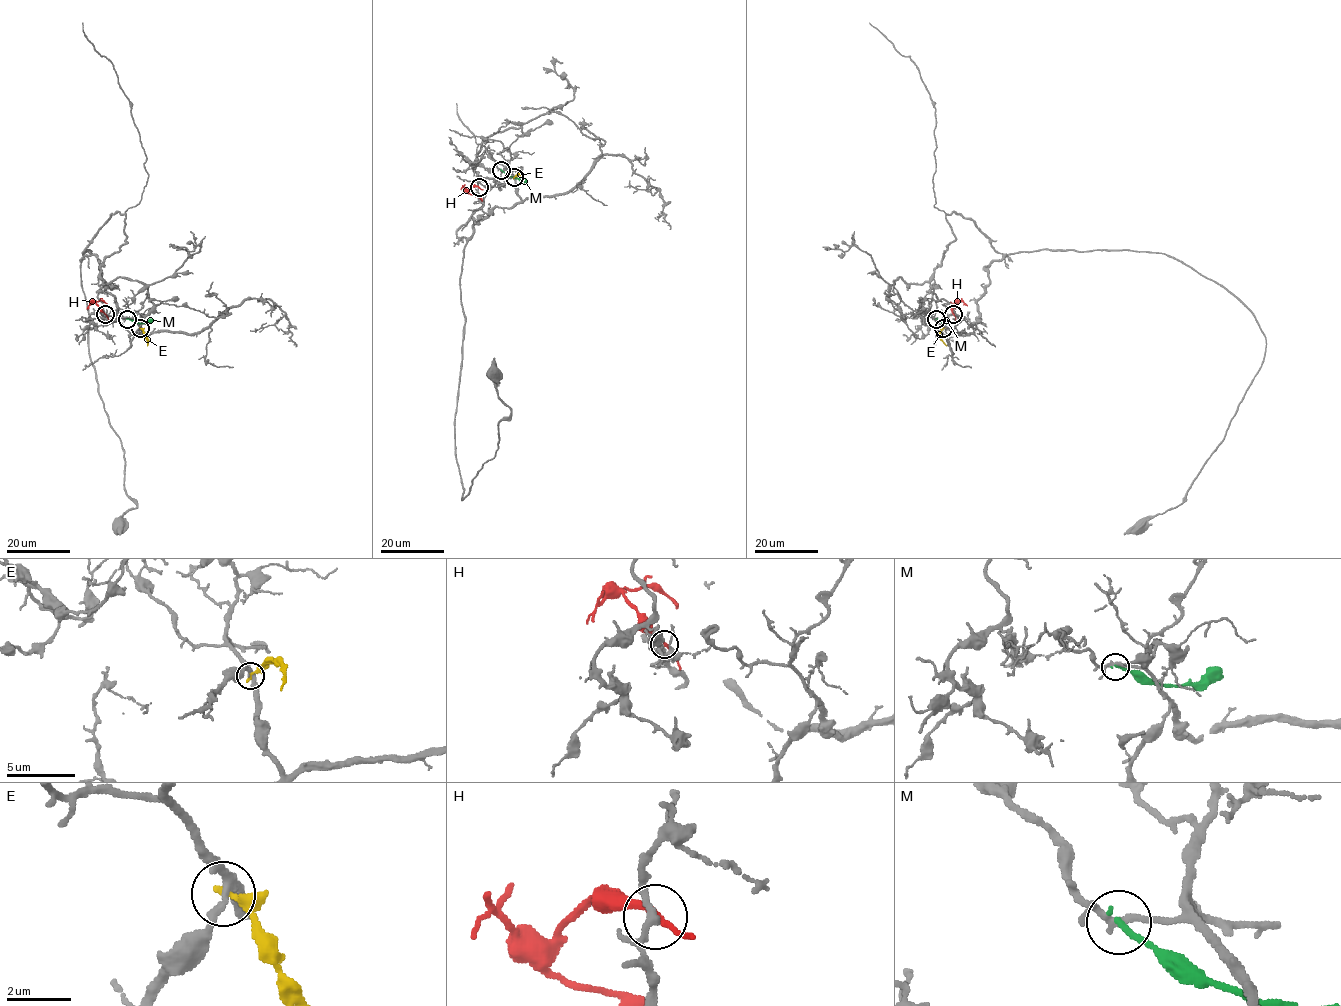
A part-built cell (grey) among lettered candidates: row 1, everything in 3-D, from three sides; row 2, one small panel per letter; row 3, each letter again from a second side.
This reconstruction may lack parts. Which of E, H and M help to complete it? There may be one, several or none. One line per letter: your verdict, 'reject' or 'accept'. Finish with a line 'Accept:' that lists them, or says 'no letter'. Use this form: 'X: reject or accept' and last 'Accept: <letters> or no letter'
E: reject
H: reject
M: reject
Accept: no letter

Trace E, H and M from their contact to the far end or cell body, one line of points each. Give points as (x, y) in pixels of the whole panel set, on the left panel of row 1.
E: (139, 328), (147, 341), (147, 346)
H: (104, 314), (95, 302), (103, 300), (108, 305)
M: (128, 319), (136, 323), (152, 320)

